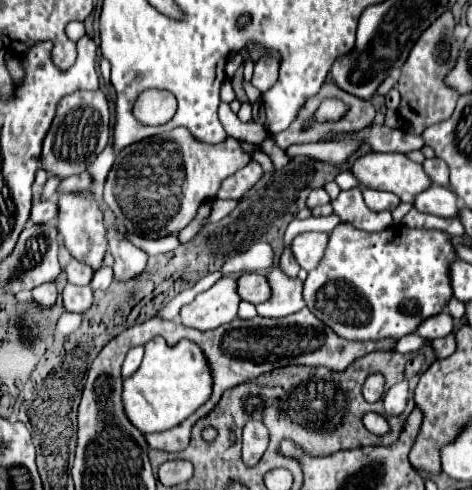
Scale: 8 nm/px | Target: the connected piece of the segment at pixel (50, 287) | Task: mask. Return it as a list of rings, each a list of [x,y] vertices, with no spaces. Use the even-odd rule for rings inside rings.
[[[53,282],[49,284],[41,284],[37,286],[33,292],[31,292],[31,302],[43,306],[43,308],[49,308],[57,302],[57,288]]]

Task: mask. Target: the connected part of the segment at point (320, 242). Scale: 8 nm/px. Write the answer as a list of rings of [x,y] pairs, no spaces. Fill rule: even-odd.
[[[321,232],[299,234],[291,244],[291,252],[295,254],[299,266],[305,270],[313,270],[319,264],[319,258],[323,258],[327,240],[329,240],[329,236],[321,234]]]

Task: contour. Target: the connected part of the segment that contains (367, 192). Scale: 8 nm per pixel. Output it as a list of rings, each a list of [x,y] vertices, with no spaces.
[[[363,186],[361,192],[363,192],[363,198],[365,198],[365,204],[367,204],[371,210],[375,210],[375,212],[379,212],[379,210],[393,210],[393,208],[401,202],[401,200],[399,200],[395,194],[391,194],[391,192],[373,190],[373,188],[367,188],[367,186]]]

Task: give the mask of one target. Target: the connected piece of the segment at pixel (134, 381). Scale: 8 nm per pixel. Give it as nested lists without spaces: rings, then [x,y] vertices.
[[[157,336],[145,344],[145,356],[135,374],[123,380],[123,410],[127,420],[143,434],[163,432],[181,424],[211,396],[211,370],[201,348],[191,340],[169,346]]]

